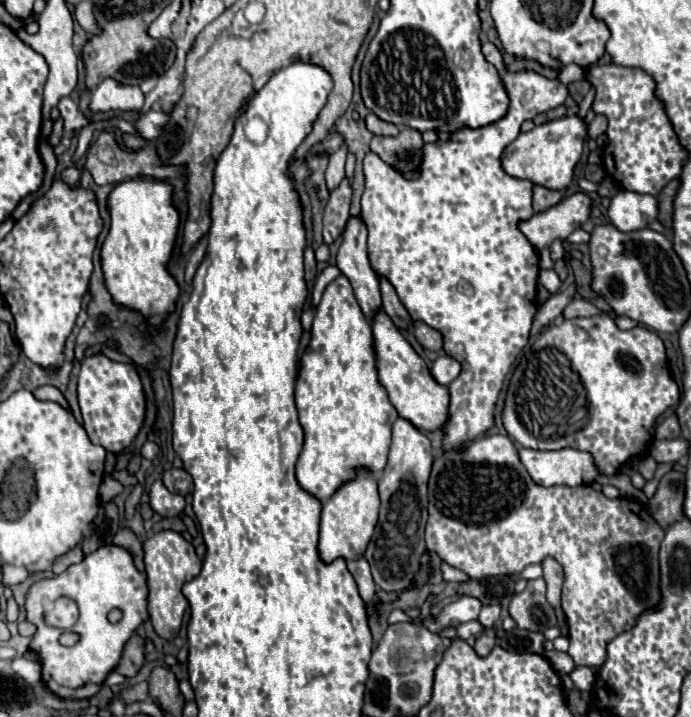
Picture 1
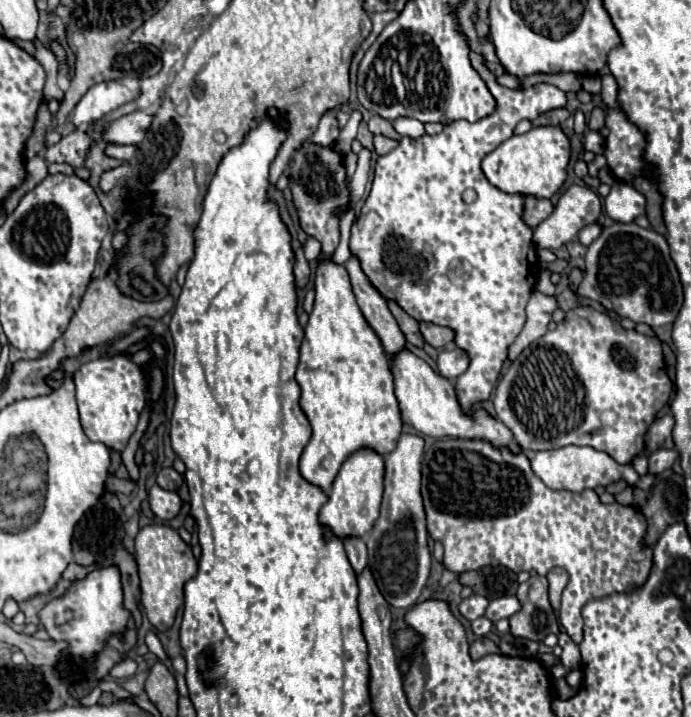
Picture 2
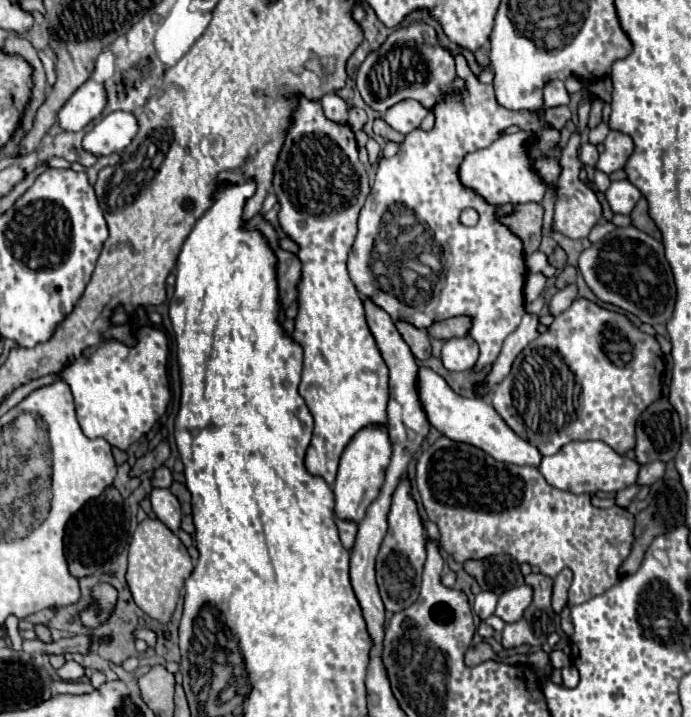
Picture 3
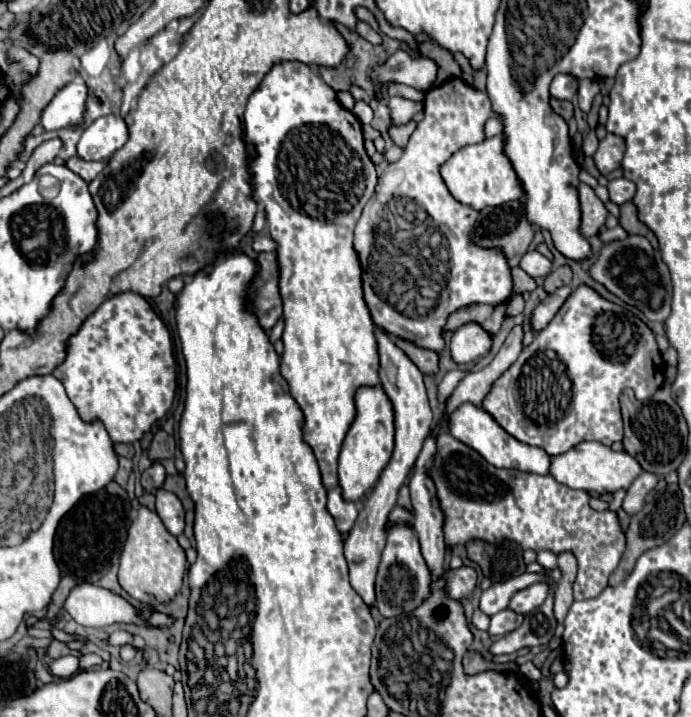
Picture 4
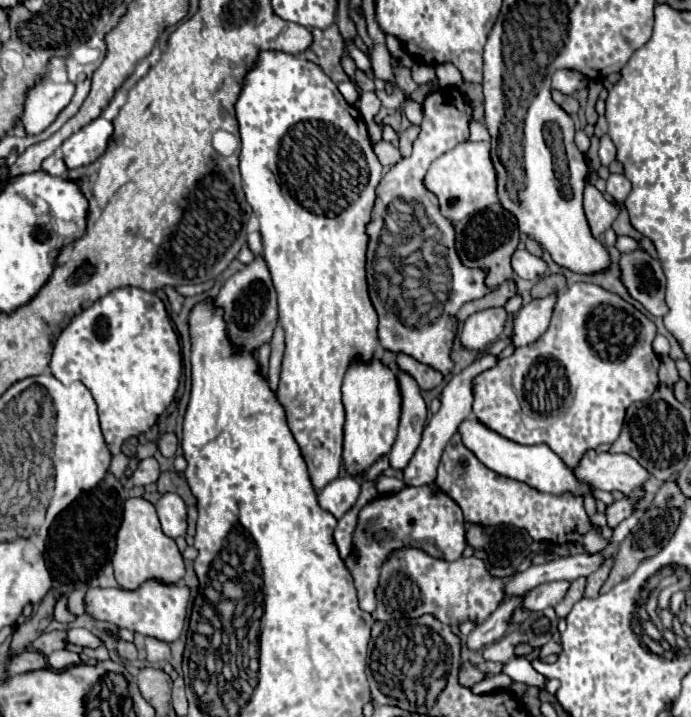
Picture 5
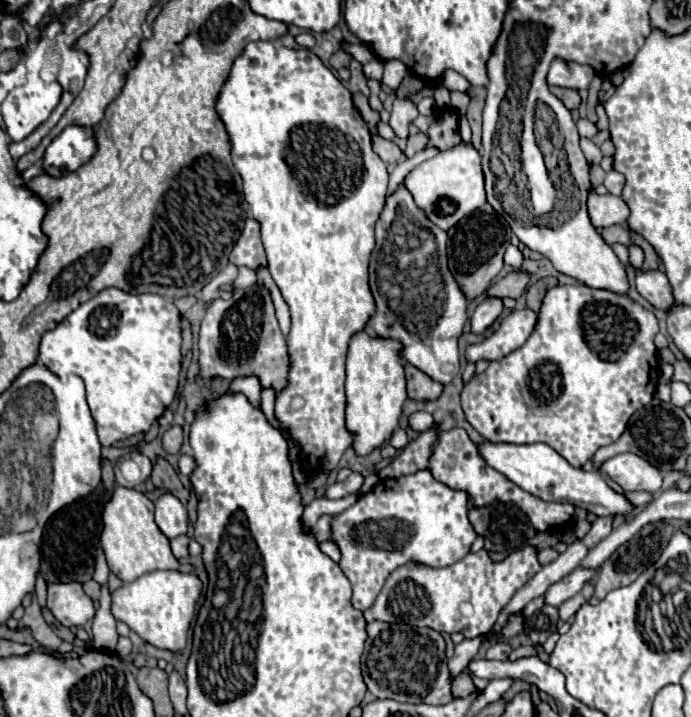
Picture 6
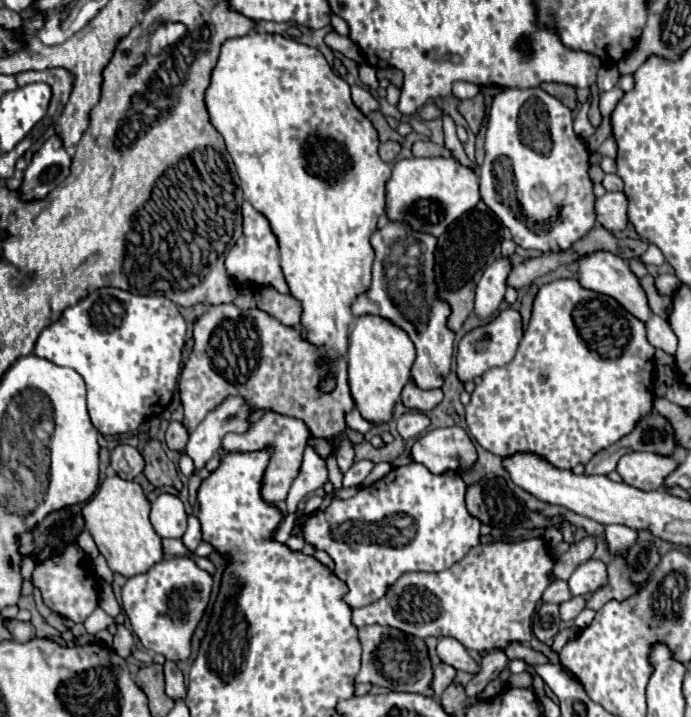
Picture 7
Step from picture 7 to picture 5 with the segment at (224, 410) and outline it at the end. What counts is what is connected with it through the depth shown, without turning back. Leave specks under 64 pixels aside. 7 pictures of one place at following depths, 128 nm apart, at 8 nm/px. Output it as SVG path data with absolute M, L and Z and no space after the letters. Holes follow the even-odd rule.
M264 344L258 352L256 352L256 360L258 360L258 374L266 376L268 370L268 356L270 356L270 346Z

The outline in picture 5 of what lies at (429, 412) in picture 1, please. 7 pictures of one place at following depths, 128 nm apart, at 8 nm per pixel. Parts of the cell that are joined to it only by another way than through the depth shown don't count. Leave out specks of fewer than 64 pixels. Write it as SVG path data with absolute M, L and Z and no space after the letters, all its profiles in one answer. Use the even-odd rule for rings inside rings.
M464 420L458 426L458 432L462 434L462 442L468 450L472 450L476 454L476 458L490 470L494 470L500 476L518 480L528 484L530 488L536 488L544 494L552 494L552 496L562 496L562 494L572 494L572 496L588 496L594 492L594 488L582 480L576 478L574 470L570 466L564 464L564 460L554 454L546 444L536 444L536 446L522 446L516 444L488 428L484 428L484 424L480 424L478 420Z

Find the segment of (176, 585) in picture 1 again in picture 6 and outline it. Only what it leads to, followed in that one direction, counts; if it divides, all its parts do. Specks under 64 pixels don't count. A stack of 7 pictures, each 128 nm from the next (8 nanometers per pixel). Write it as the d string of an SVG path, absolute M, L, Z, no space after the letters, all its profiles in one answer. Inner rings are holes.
M116 486L110 500L102 506L102 534L100 546L106 554L108 568L114 572L122 582L132 582L142 574L154 570L180 570L192 573L194 568L190 564L180 564L170 550L168 538L160 532L154 522L154 504L138 490Z

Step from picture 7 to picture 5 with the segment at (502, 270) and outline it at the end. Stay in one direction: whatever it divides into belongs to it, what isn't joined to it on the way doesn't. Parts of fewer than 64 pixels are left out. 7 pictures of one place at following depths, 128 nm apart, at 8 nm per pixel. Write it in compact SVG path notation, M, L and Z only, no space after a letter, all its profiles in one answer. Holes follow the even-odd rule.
M486 308L466 318L460 330L460 342L468 350L484 350L488 342L498 338L506 322L504 308Z

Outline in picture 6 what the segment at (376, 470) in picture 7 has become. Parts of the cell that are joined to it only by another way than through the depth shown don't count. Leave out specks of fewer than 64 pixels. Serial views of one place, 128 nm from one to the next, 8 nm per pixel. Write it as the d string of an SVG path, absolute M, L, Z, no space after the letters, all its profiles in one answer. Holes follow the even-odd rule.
M348 494L340 500L330 500L330 498L316 498L310 504L306 504L304 512L302 512L302 532L308 532L312 528L312 524L322 516L322 514L340 514L342 510L350 508L354 502L358 500L358 494Z

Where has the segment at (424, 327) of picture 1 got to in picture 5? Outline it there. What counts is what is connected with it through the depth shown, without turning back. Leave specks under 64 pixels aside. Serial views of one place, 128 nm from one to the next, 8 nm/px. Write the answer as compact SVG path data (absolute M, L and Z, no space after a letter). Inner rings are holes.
M506 280L504 284L500 284L498 288L494 288L490 294L466 302L466 304L458 310L456 318L458 318L460 322L464 322L470 314L474 314L474 312L478 312L478 310L486 310L486 308L490 308L490 306L502 306L502 302L506 302L512 294L516 294L516 286L514 286L512 280Z

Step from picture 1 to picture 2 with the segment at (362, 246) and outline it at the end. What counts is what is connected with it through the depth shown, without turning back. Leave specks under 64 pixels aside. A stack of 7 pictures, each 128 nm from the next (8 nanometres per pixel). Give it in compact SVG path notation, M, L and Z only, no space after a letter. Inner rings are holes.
M354 256L344 266L350 274L352 288L366 322L378 334L386 356L396 356L396 352L402 352L406 348L406 340L392 312L388 310L386 300L380 296L380 292L376 292L376 288L372 288L372 284L368 284L368 278L364 276L364 272L360 272L360 264Z

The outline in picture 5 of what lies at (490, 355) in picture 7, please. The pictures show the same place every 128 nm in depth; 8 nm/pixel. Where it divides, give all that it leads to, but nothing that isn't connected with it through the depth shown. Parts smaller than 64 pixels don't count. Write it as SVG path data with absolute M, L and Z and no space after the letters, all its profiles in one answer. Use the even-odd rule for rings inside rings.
M548 296L542 300L532 300L530 304L522 306L522 310L518 312L518 316L514 318L514 326L512 326L512 346L526 346L534 340L538 340L550 322L552 316L552 308L554 308L556 296Z

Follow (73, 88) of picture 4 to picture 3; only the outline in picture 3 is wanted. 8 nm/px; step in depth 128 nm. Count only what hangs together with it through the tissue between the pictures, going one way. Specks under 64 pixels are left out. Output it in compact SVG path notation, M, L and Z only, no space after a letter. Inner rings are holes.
M86 80L60 108L58 124L62 130L80 132L88 122L100 116L104 110L104 86Z

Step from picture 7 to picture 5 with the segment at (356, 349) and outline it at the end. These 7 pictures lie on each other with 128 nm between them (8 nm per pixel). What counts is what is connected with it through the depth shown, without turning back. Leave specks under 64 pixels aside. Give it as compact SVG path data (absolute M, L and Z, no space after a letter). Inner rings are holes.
M356 356L350 362L344 376L342 402L346 410L342 458L348 472L358 474L370 468L382 454L388 454L396 440L396 428L398 428L400 406L402 406L402 394L400 394L396 372L376 356L370 360Z

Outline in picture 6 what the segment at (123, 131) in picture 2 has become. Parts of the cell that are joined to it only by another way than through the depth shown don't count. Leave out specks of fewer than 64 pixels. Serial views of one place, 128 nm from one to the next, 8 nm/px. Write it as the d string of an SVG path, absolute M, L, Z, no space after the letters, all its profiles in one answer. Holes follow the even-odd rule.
M68 126L48 144L42 158L42 170L52 178L62 178L86 164L94 150L94 130Z

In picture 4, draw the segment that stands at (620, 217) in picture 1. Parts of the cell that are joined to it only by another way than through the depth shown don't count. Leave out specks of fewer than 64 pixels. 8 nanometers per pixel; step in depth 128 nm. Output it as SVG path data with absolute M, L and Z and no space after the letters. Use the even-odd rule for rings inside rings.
M616 178L616 180L608 182L608 190L610 190L610 200L612 202L624 204L624 202L632 200L632 196L636 192L636 186L634 186L634 182L630 182L626 178Z

